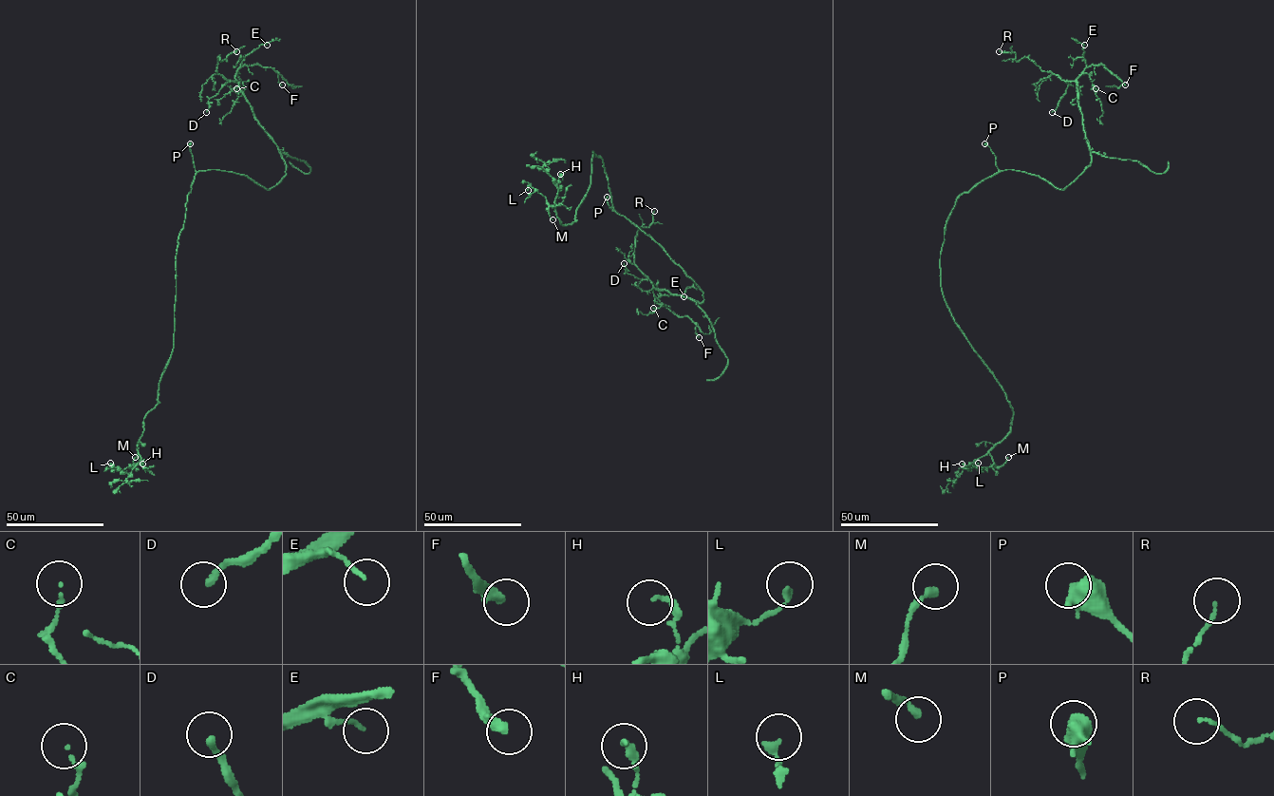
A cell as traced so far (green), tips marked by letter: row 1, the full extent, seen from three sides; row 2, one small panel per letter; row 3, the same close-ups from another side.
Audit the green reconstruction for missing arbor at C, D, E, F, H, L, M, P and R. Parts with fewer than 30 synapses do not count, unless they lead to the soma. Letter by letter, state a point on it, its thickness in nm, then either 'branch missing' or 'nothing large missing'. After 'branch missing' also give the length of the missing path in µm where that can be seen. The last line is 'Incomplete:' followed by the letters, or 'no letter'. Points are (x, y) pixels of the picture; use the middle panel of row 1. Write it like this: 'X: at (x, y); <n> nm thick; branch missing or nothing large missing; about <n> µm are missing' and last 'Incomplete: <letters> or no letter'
C: at (653, 308); 140 nm thick; nothing large missing
D: at (624, 263); 220 nm thick; nothing large missing
E: at (683, 296); 130 nm thick; nothing large missing
F: at (699, 337); 360 nm thick; nothing large missing
H: at (560, 174); 110 nm thick; nothing large missing
L: at (528, 190); 240 nm thick; nothing large missing
M: at (552, 219); 240 nm thick; nothing large missing
P: at (607, 197); 600 nm thick; nothing large missing
R: at (654, 211); 110 nm thick; nothing large missing
Incomplete: no letter

